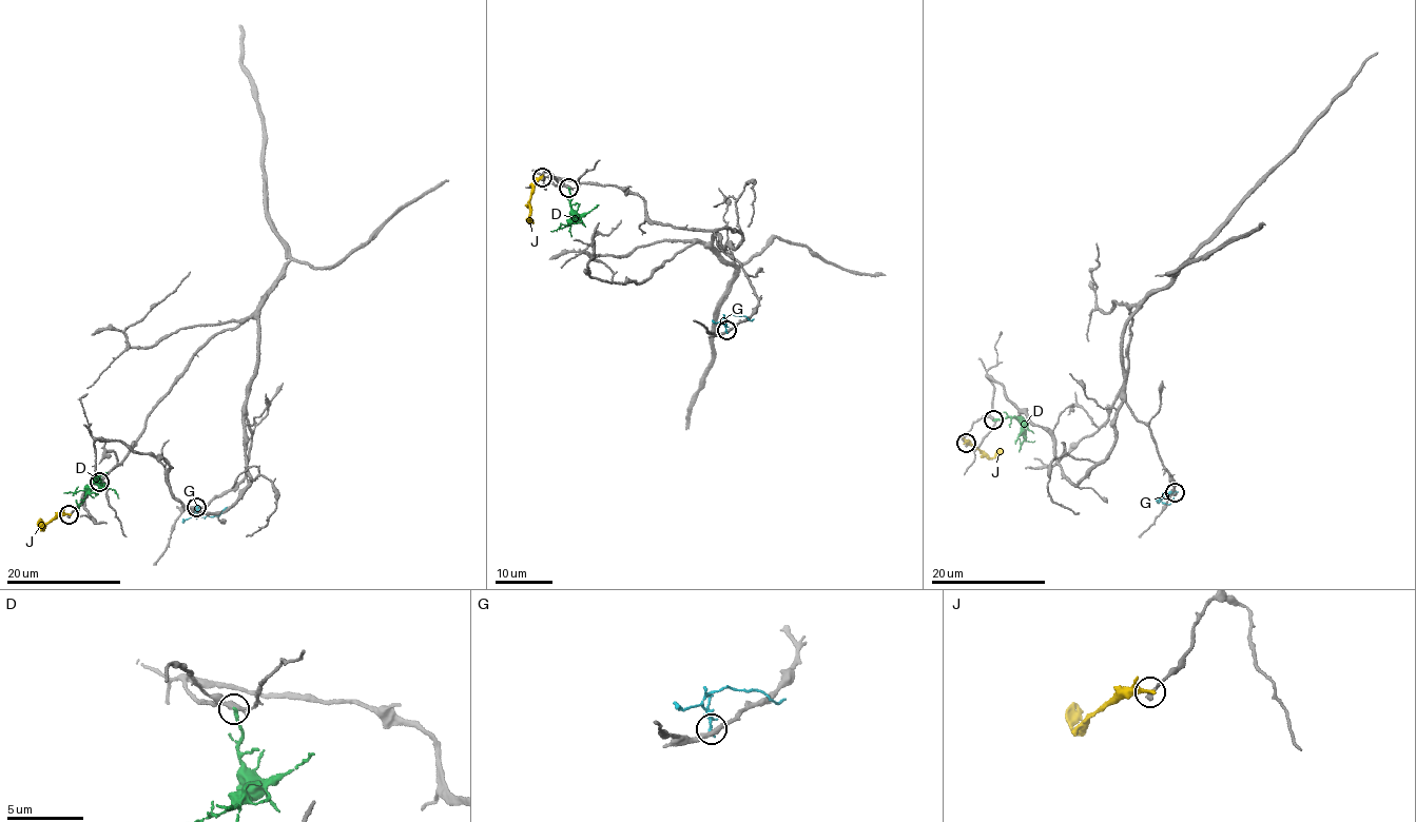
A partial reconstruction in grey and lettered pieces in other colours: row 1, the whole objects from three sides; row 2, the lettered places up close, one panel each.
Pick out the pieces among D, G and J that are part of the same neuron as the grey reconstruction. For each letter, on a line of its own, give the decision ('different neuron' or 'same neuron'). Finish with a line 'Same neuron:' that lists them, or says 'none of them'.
D: different neuron
G: different neuron
J: different neuron
Same neuron: none of them

